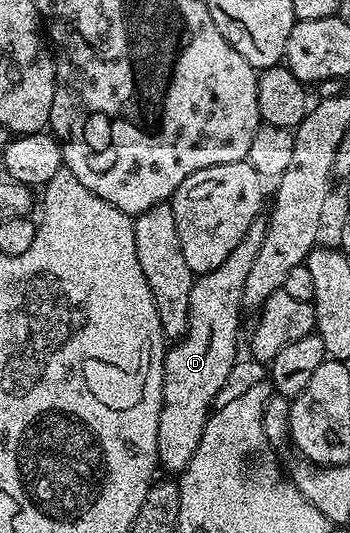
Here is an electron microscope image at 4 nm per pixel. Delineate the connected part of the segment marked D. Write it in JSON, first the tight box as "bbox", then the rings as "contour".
{"bbox":[157,219,266,474],"contour":[[[266,219],[255,220],[245,238],[237,242],[237,250],[217,270],[196,275],[193,290],[189,290],[189,326],[183,337],[166,349],[163,358],[163,405],[157,422],[157,454],[158,467],[167,471],[164,473],[181,474],[189,466],[193,454],[197,454],[197,442],[201,442],[209,409],[220,399],[219,391],[235,368],[245,278],[249,278],[253,258],[257,258],[257,250],[265,242],[266,229]]]}

